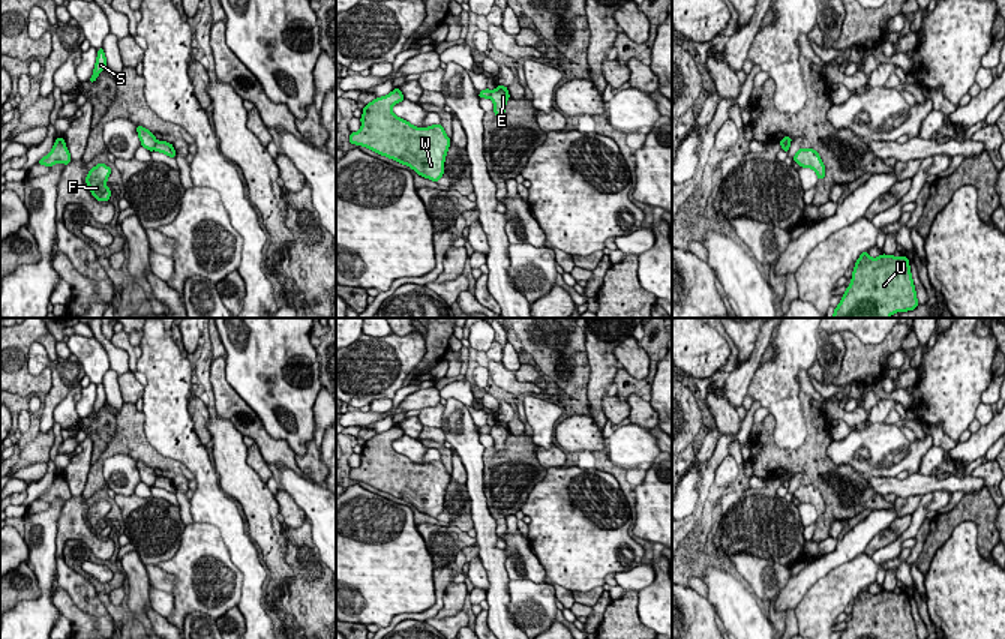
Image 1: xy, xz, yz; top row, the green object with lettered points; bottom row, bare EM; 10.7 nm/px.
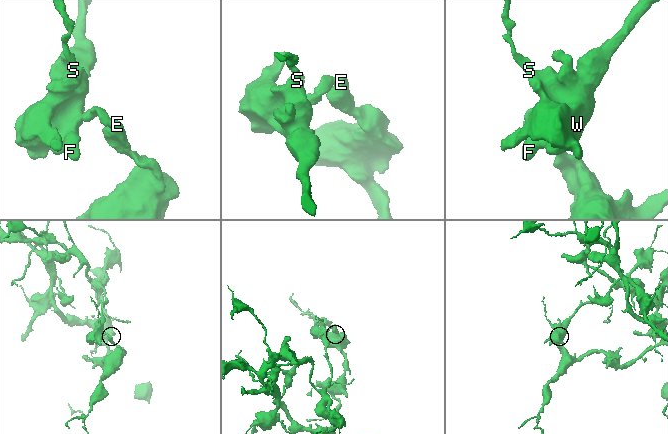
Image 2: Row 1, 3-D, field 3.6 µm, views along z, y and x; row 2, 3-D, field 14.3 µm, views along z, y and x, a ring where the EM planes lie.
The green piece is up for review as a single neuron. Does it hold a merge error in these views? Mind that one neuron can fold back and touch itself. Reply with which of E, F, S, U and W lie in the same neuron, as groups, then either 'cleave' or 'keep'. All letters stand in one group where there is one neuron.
E U / F S W | cleave

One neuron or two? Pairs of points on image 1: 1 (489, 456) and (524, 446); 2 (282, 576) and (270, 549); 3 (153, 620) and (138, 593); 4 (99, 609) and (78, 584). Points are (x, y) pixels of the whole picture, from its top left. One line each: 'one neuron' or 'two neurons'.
1: one neuron
2: one neuron
3: two neurons
4: one neuron

